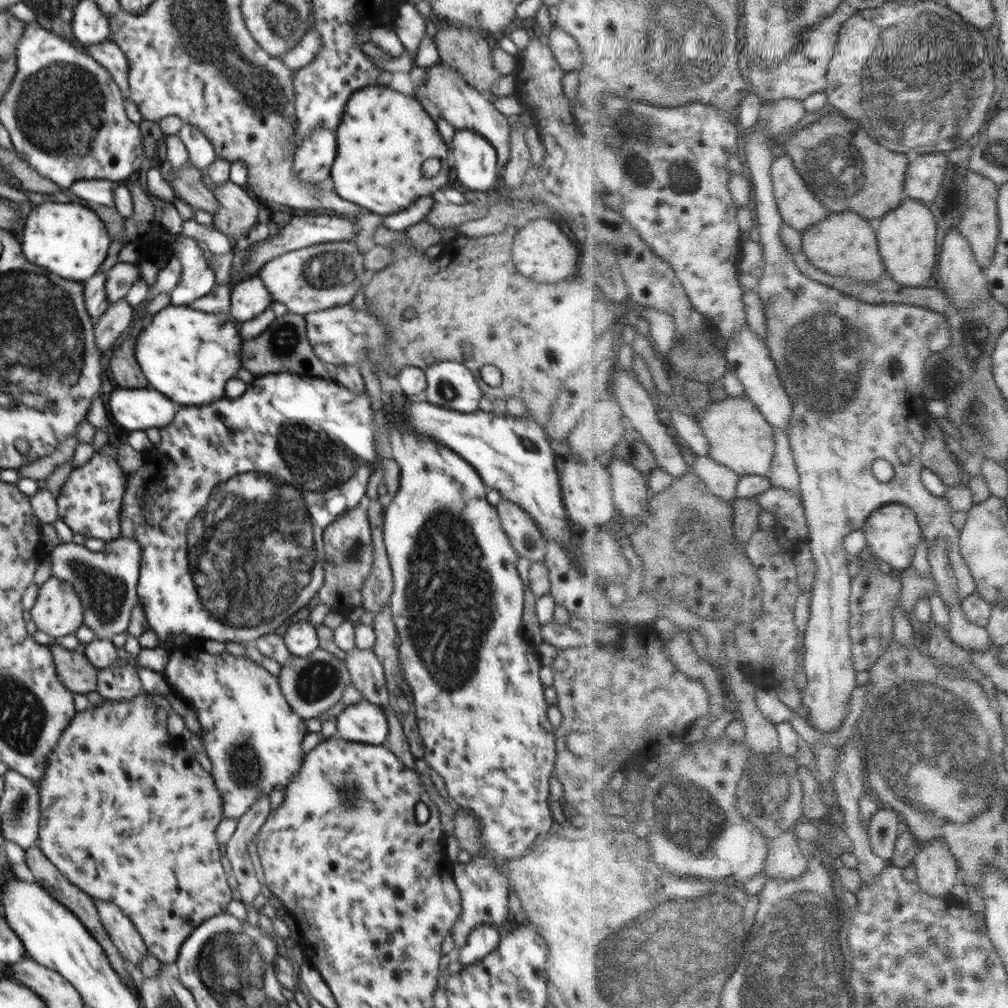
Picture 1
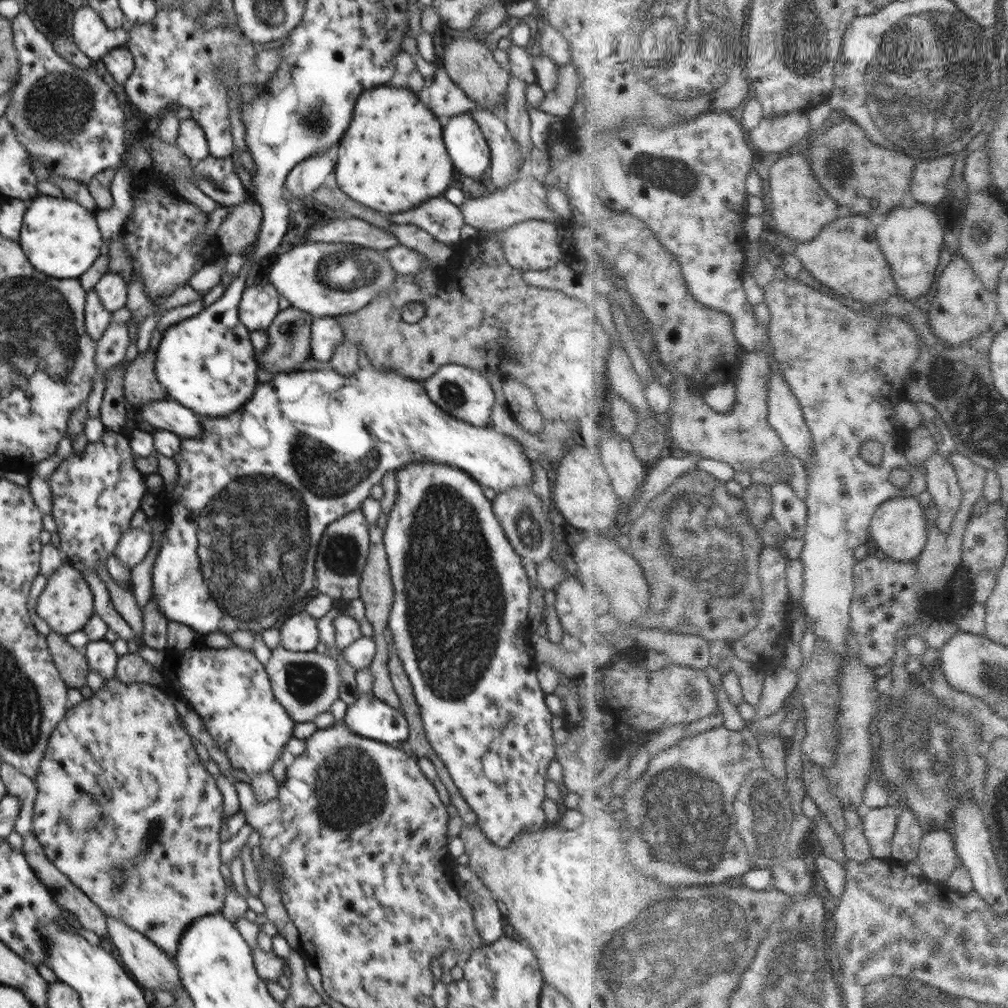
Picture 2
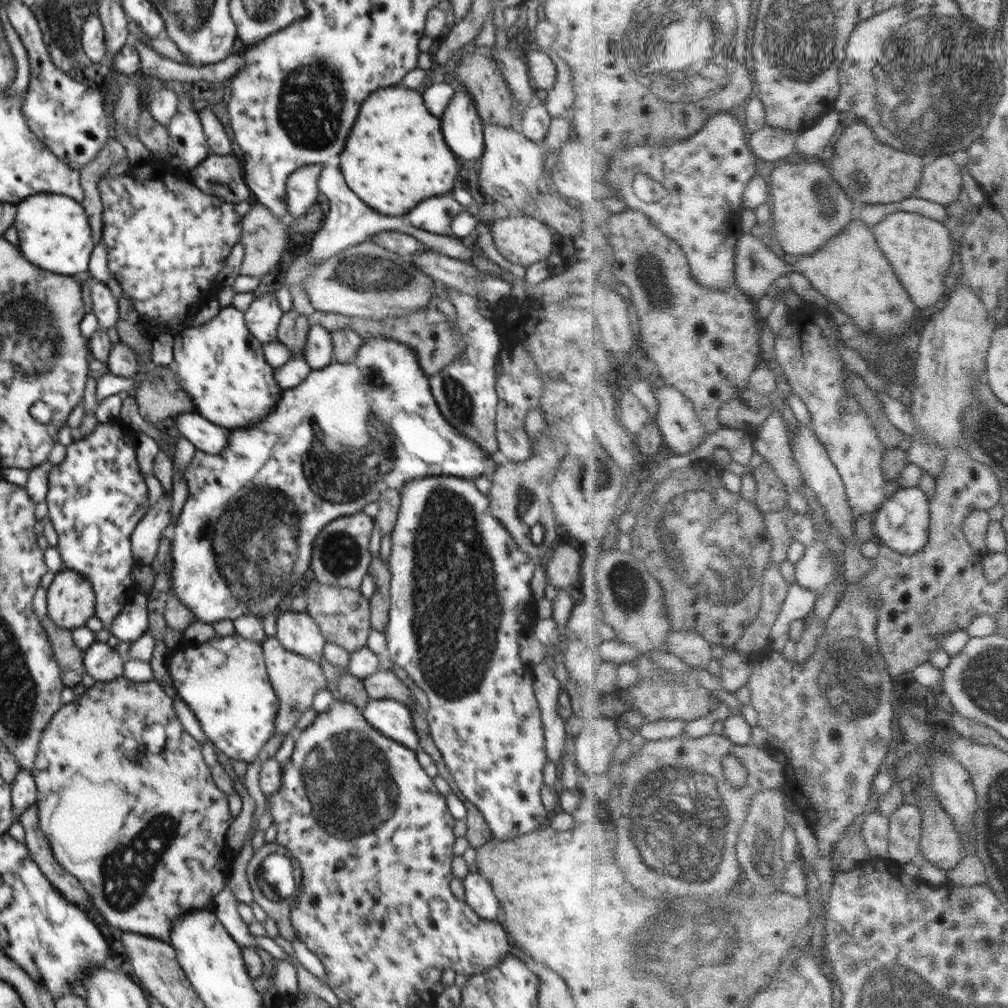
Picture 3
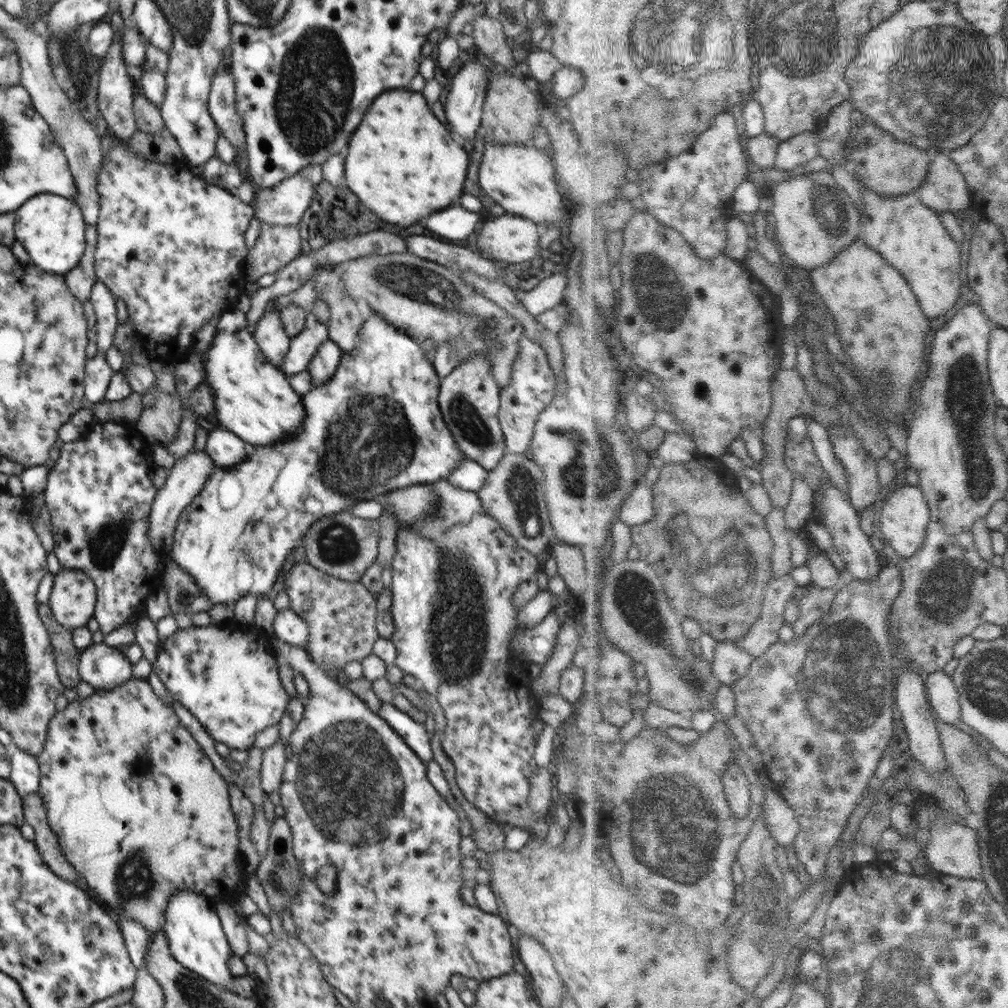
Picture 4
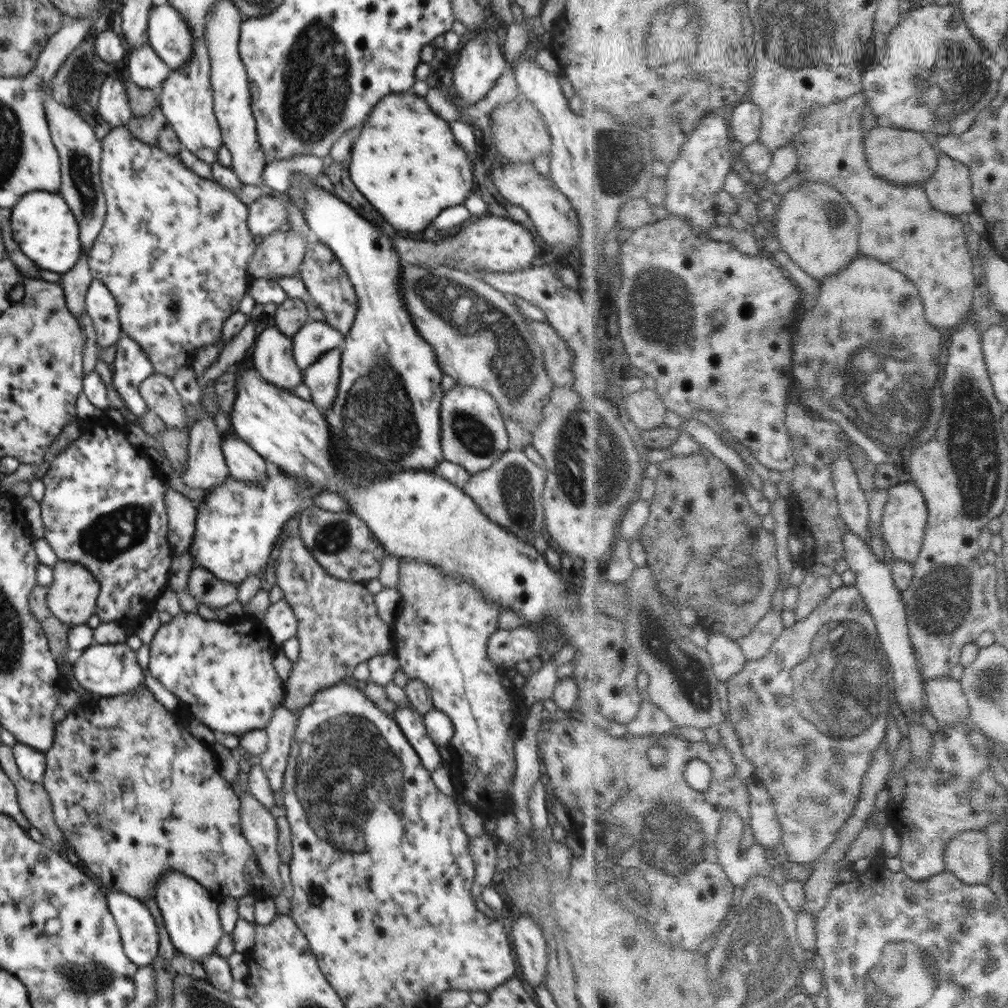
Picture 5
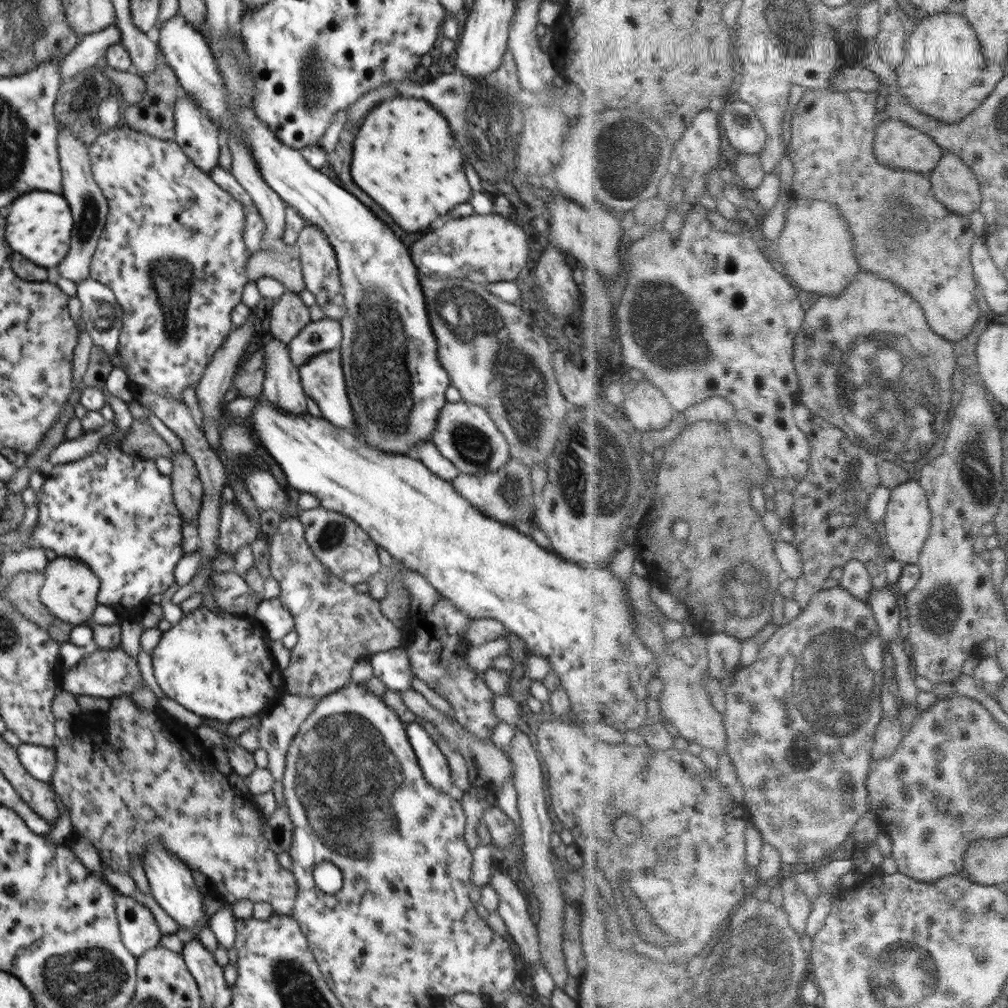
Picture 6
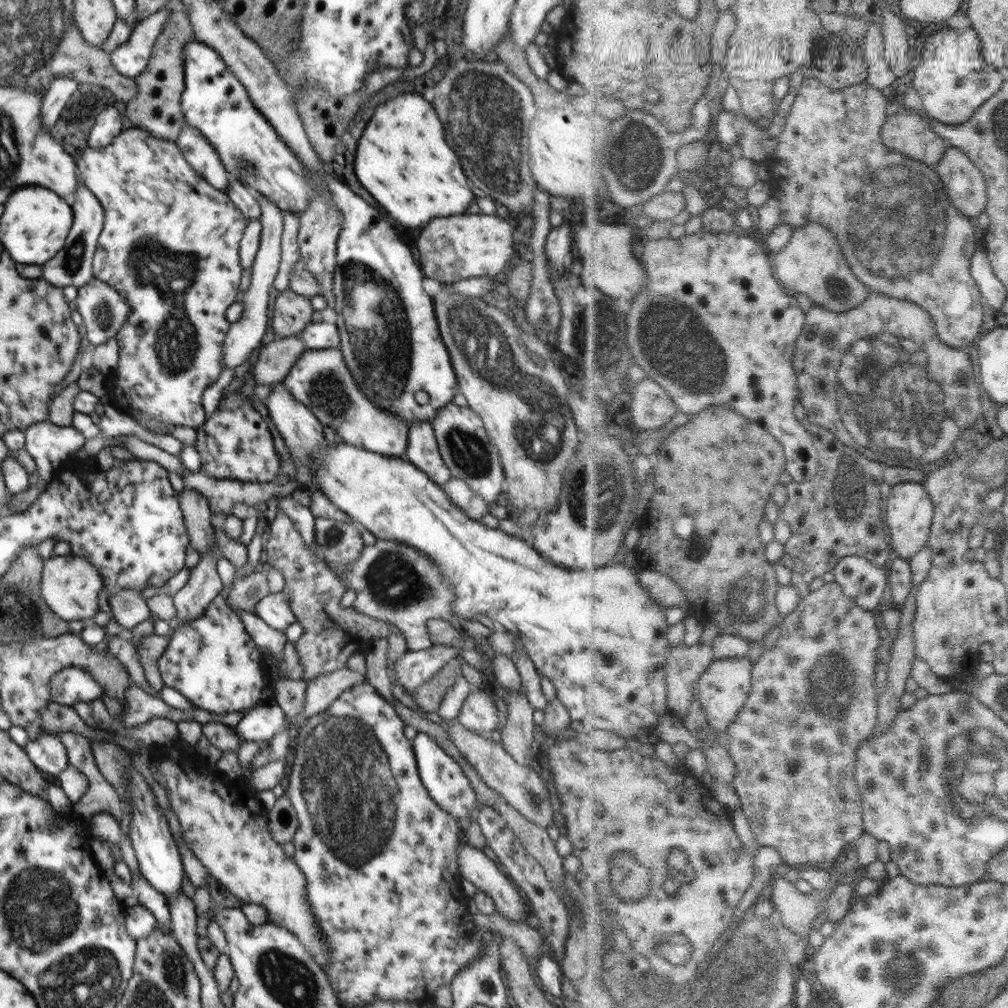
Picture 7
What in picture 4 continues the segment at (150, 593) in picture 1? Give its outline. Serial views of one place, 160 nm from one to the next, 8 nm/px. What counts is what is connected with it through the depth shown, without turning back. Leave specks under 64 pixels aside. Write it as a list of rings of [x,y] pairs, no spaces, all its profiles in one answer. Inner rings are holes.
[[[365,311],[365,321],[362,323],[362,328],[357,332],[354,350],[343,354],[336,373],[330,377],[328,383],[316,387],[312,386],[312,391],[301,397],[305,423],[297,428],[297,434],[293,434],[291,438],[276,444],[254,446],[251,454],[240,464],[235,464],[233,467],[215,466],[214,473],[208,475],[210,479],[206,481],[200,493],[193,498],[193,501],[179,516],[173,538],[173,547],[170,550],[173,561],[191,576],[192,580],[199,586],[200,591],[213,604],[226,604],[230,608],[228,602],[233,602],[234,605],[238,599],[249,593],[254,593],[260,598],[266,596],[266,593],[272,588],[278,572],[282,570],[284,562],[290,558],[292,550],[298,548],[300,542],[304,542],[306,529],[309,529],[311,524],[314,524],[317,520],[337,512],[349,510],[349,506],[354,504],[354,501],[371,500],[380,501],[383,504],[385,496],[392,491],[397,491],[398,488],[406,488],[414,486],[414,484],[434,484],[440,479],[450,476],[450,472],[454,472],[454,467],[466,458],[454,440],[450,429],[444,423],[438,404],[440,380],[432,362],[428,360],[426,352],[407,333],[390,324],[385,318],[378,316],[376,311]]]

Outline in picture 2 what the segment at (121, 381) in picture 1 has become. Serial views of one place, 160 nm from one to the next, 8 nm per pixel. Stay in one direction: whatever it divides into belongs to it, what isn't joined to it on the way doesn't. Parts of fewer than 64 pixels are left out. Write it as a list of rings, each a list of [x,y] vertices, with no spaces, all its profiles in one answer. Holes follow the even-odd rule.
[[[149,350],[138,354],[125,371],[123,379],[125,400],[136,408],[148,405],[152,401],[169,399],[169,394],[156,380],[154,361],[156,361],[155,351]]]

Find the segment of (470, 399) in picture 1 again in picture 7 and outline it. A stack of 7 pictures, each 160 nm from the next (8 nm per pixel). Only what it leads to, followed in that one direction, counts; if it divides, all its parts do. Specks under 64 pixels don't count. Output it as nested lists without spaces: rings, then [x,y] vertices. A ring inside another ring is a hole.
[[[449,403],[438,410],[431,424],[440,454],[452,473],[452,479],[466,482],[466,485],[486,502],[497,501],[498,494],[505,490],[504,470],[498,449],[491,443],[482,418],[469,407]]]

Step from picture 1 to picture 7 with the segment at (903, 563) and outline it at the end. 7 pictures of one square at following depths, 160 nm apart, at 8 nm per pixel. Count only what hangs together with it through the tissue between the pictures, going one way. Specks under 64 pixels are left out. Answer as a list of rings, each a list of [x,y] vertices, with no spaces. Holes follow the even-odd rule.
[[[905,482],[893,488],[892,495],[887,501],[887,524],[891,528],[895,555],[912,559],[929,544],[936,510],[937,505],[924,483]]]

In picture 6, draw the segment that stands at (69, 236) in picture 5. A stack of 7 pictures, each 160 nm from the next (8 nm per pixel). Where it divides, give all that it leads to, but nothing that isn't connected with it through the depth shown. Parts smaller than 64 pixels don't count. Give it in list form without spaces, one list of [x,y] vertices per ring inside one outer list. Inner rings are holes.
[[[28,192],[16,198],[10,206],[10,214],[6,216],[6,240],[10,248],[24,258],[40,264],[51,272],[61,263],[62,258],[68,254],[70,234],[72,234],[72,214],[68,202],[62,194],[53,192]],[[12,222],[12,226],[10,226]]]

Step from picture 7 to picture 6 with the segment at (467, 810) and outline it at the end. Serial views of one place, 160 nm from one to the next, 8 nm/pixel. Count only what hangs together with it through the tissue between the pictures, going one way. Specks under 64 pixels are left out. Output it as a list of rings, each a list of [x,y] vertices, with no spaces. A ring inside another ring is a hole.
[[[414,722],[406,723],[406,732],[428,784],[431,784],[438,792],[454,795],[460,799],[462,792],[459,790],[455,792],[448,761],[438,745],[430,738],[430,733],[419,723]]]

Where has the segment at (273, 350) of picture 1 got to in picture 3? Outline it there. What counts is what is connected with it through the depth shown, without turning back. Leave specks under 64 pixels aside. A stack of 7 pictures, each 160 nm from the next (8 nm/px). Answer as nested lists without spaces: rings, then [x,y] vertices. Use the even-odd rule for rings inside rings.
[[[291,309],[282,315],[279,322],[279,327],[277,328],[278,342],[284,348],[290,350],[290,354],[294,358],[300,356],[302,350],[305,349],[309,329],[310,326],[306,316]]]

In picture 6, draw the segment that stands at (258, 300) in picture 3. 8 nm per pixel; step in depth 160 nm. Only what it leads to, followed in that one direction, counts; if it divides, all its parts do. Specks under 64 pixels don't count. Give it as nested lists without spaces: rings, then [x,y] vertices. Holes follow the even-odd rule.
[[[272,336],[262,348],[266,373],[262,398],[270,401],[276,409],[282,409],[290,415],[306,415],[307,406],[298,368],[290,359],[288,344]]]

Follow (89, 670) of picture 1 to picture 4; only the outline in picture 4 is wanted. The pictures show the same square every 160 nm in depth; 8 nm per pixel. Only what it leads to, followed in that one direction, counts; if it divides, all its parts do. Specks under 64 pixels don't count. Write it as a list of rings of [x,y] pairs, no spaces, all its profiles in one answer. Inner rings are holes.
[[[49,603],[38,604],[37,609],[54,649],[59,679],[65,688],[77,687],[81,681],[78,670],[81,650],[74,646],[72,629],[60,625],[55,620]]]

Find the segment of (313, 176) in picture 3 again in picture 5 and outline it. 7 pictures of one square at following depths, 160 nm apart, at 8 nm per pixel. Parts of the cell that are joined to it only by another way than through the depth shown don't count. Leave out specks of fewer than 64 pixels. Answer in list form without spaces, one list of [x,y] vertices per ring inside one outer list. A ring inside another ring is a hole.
[[[263,194],[259,199],[247,205],[247,227],[253,236],[265,237],[280,230],[280,225],[287,222],[287,200],[281,196]]]

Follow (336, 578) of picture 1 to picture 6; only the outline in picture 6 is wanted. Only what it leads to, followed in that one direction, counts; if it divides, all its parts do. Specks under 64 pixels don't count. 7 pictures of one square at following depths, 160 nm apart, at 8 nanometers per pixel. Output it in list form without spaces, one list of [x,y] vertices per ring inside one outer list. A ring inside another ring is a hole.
[[[320,506],[300,510],[298,520],[303,524],[305,539],[315,557],[340,580],[355,585],[358,582],[367,582],[380,570],[382,564],[376,551],[377,545],[367,532],[346,515]]]

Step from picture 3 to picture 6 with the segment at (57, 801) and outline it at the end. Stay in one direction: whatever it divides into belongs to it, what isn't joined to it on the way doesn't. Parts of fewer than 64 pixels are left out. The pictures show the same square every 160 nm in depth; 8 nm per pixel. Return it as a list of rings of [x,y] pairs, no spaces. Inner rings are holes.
[[[123,695],[114,697],[110,699],[110,710],[108,711],[108,734],[110,734],[110,738],[108,738],[108,744],[102,748],[102,752],[98,752],[98,754],[86,752],[86,746],[84,746],[84,748],[78,746],[78,744],[82,744],[80,738],[76,738],[76,740],[71,740],[70,742],[60,741],[55,746],[57,765],[50,784],[56,796],[58,796],[60,807],[68,806],[68,810],[70,810],[72,828],[73,831],[77,833],[74,838],[88,839],[88,842],[98,850],[102,863],[106,864],[106,866],[110,866],[114,871],[126,871],[128,874],[130,866],[134,864],[134,860],[144,860],[144,856],[146,856],[146,846],[148,846],[150,842],[154,842],[154,839],[160,839],[160,842],[166,846],[166,850],[172,852],[178,860],[182,860],[190,870],[194,869],[202,872],[209,882],[217,888],[220,896],[223,896],[229,904],[234,904],[240,900],[250,900],[252,903],[263,901],[270,904],[276,914],[291,915],[295,907],[298,893],[297,881],[292,872],[280,866],[277,860],[277,854],[269,848],[267,839],[264,839],[264,836],[262,836],[262,824],[260,824],[260,822],[263,818],[261,812],[255,809],[255,807],[252,807],[252,812],[250,812],[248,806],[244,806],[242,800],[236,798],[236,794],[234,794],[235,790],[230,788],[231,784],[227,776],[218,774],[216,770],[210,770],[210,772],[208,772],[208,770],[206,770],[206,760],[202,758],[202,754],[200,754],[200,760],[192,760],[192,756],[188,754],[188,750],[182,748],[184,742],[182,742],[182,744],[172,742],[172,740],[170,740],[170,734],[164,731],[160,716],[158,710],[147,712],[147,710],[139,708],[131,699],[130,695],[126,697],[123,697]],[[82,750],[84,750],[84,756],[88,756],[90,764],[96,762],[98,768],[96,768],[96,766],[92,766],[92,768],[86,768],[86,766],[84,766],[84,770],[82,770],[82,756],[76,756],[76,754],[82,754]]]

